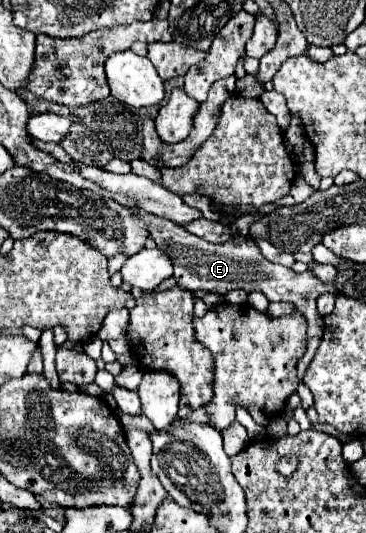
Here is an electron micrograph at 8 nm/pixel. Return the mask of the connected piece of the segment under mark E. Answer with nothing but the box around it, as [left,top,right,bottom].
[136,210,336,410]

